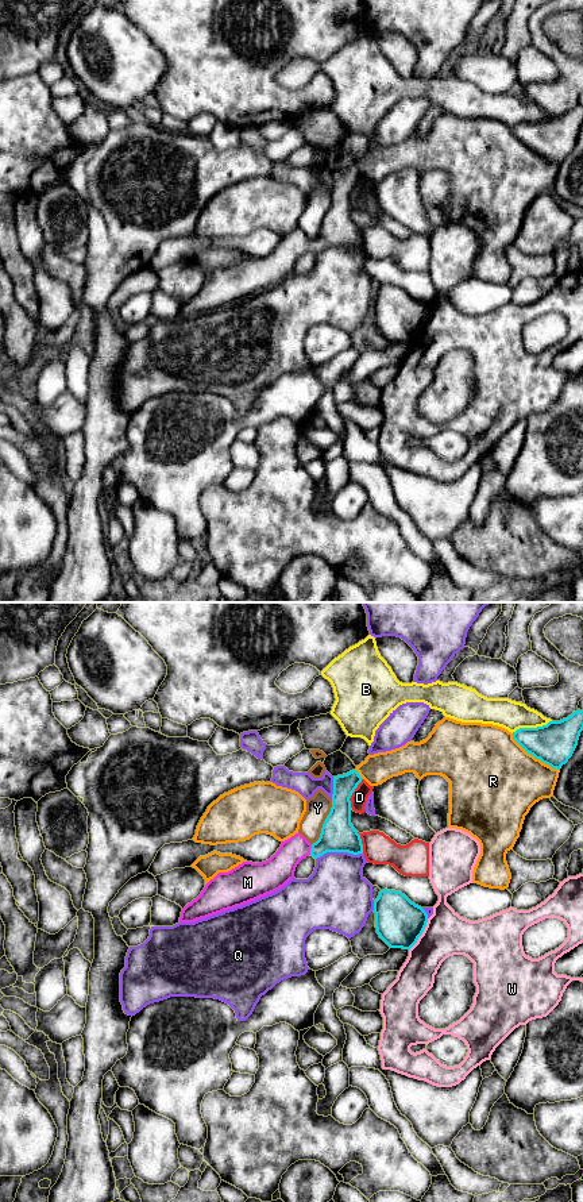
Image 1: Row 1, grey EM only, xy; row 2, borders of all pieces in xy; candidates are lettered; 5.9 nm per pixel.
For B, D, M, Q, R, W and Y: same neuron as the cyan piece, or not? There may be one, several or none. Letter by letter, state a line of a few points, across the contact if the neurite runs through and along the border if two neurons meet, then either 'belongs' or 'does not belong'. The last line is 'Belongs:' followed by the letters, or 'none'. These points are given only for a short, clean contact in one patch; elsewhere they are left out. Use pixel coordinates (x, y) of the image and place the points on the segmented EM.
B: does not belong
D: does not belong
M: line xy (338, 835), (319, 848), (311, 850), (298, 850), (278, 870); belongs
Q: does not belong
R: does not belong
W: does not belong
Y: does not belong
Belongs: M

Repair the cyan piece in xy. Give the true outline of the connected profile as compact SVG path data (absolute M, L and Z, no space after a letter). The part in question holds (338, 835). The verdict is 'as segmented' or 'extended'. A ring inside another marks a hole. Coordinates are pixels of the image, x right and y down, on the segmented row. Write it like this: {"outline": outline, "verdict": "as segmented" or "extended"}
{"outline": "M356 770L333 777L332 808L316 843L310 844L301 833L296 833L282 841L278 851L269 860L262 863L243 862L228 872L219 872L205 885L201 894L182 909L179 922L194 922L279 890L294 878L297 864L309 855L317 859L327 852L363 854L360 835L351 824L352 808L350 801L362 779Z", "verdict": "extended"}

